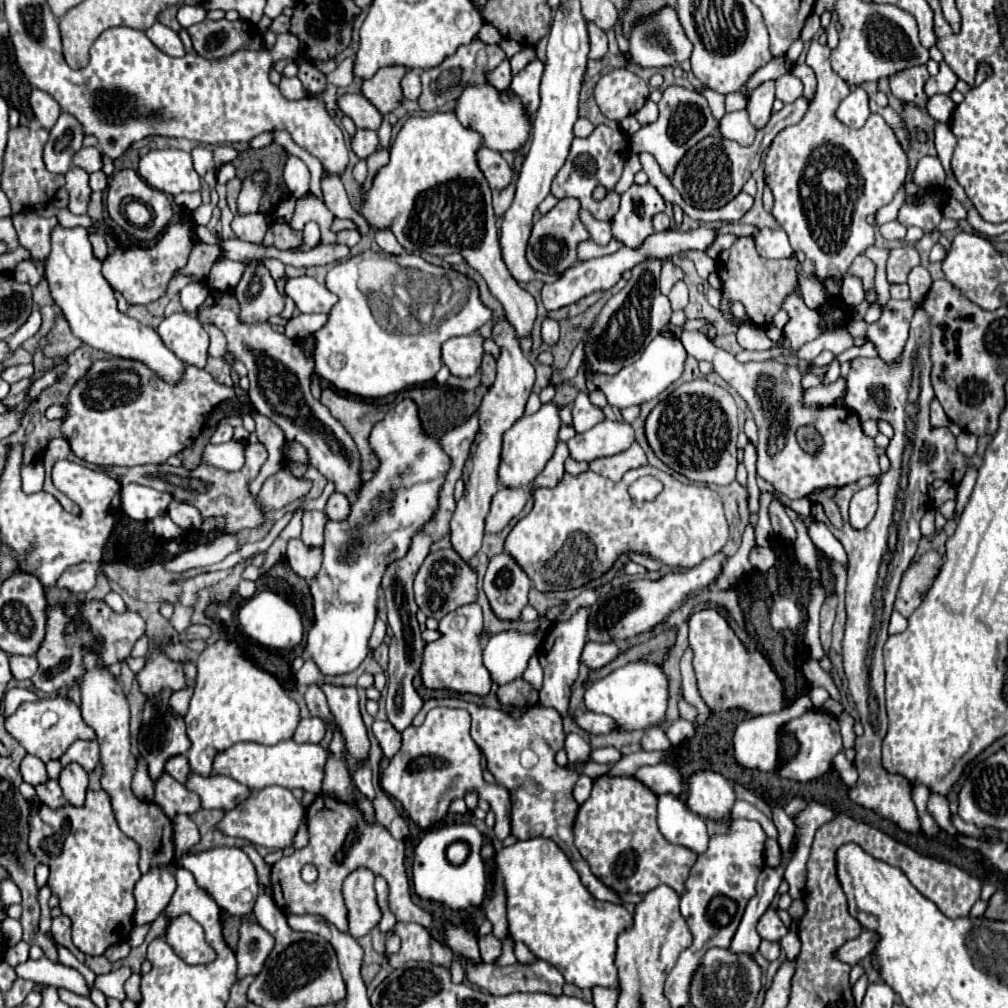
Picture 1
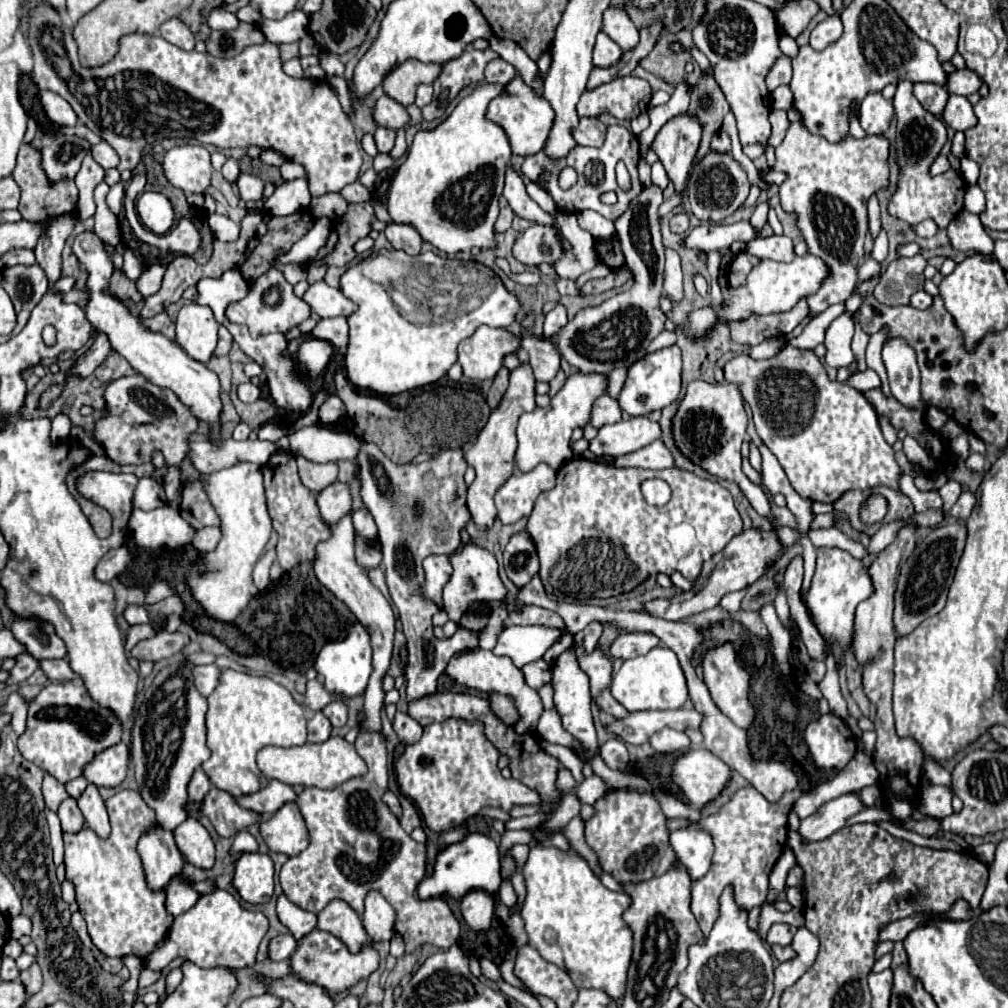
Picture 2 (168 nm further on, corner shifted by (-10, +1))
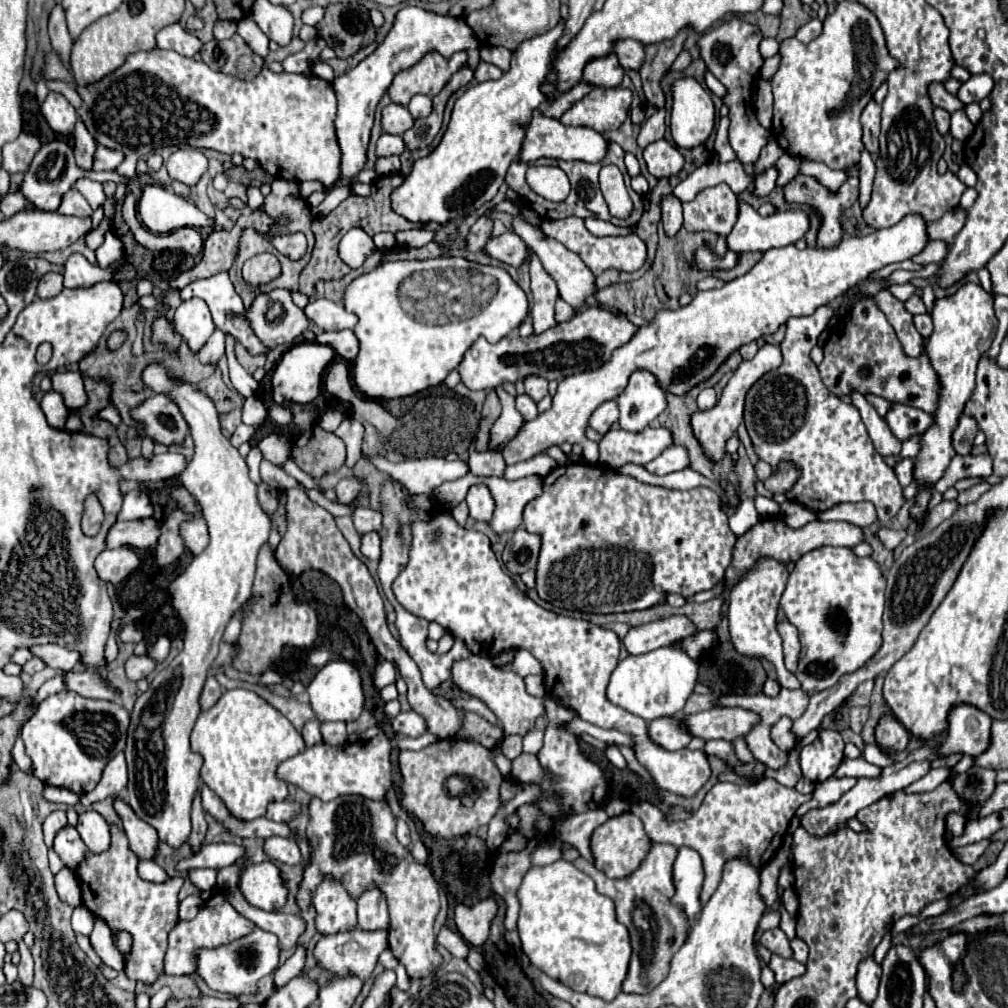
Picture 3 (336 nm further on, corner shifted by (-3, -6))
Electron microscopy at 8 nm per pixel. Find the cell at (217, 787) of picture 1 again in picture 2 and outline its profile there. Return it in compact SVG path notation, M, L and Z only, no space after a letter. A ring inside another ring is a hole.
M271 780L269 786L263 788L259 794L239 798L239 804L243 808L249 808L249 810L255 810L261 814L275 814L283 804L293 802L293 800L295 800L295 792L289 784Z

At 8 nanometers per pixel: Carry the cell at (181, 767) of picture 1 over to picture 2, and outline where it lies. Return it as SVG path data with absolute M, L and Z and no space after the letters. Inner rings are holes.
M201 768L195 770L195 774L193 774L191 782L189 782L189 798L191 798L195 804L203 802L203 798L205 798L207 792L209 792L209 788L211 788L211 782L209 782L207 774L205 774Z

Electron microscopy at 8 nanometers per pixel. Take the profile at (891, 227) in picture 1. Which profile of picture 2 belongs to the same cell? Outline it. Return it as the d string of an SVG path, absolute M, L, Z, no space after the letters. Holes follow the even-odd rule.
M929 218L929 220L923 220L921 224L917 224L915 226L915 232L919 234L919 236L923 236L923 238L929 238L929 236L935 236L937 234L937 230L939 230L939 226Z

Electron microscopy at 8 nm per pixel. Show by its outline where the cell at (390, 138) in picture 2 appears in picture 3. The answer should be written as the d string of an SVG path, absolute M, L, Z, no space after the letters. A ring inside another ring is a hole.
M382 133L378 143L376 143L376 155L378 157L388 157L388 155L400 155L404 151L404 141L400 135L388 135Z

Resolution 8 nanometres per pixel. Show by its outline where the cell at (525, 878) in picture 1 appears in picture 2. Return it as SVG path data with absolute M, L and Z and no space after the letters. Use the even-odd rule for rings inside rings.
M531 846L529 858L523 866L527 898L521 906L521 916L525 922L525 932L529 944L551 964L567 970L577 988L597 988L605 990L611 998L621 998L625 992L627 970L631 964L633 952L633 934L631 928L623 922L621 914L631 904L631 898L623 892L607 890L601 880L593 874L589 864L575 852L563 852L555 848Z

